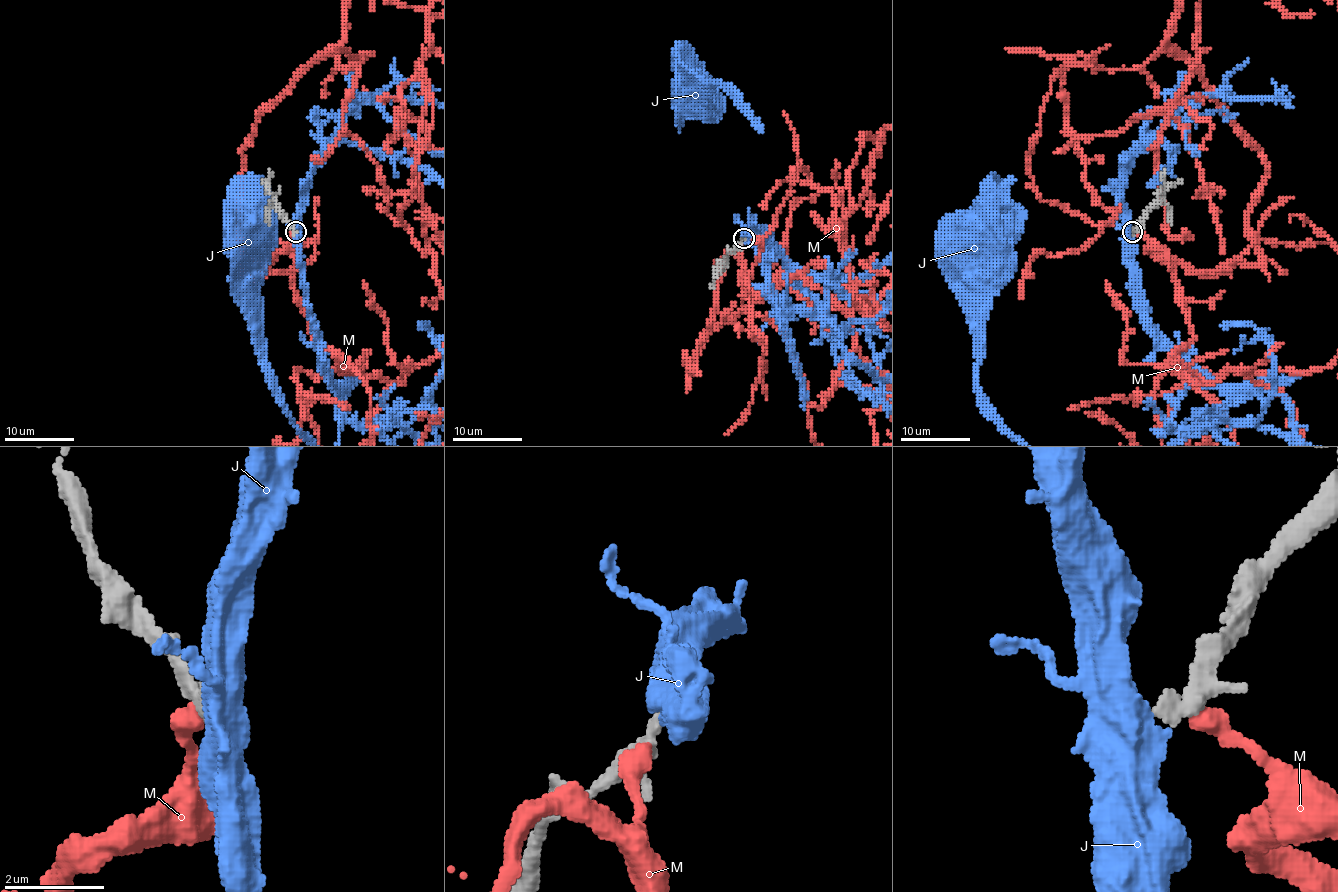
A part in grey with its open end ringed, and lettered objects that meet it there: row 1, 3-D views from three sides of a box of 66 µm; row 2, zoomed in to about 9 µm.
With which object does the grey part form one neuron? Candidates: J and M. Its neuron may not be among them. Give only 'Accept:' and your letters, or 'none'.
Accept: J

